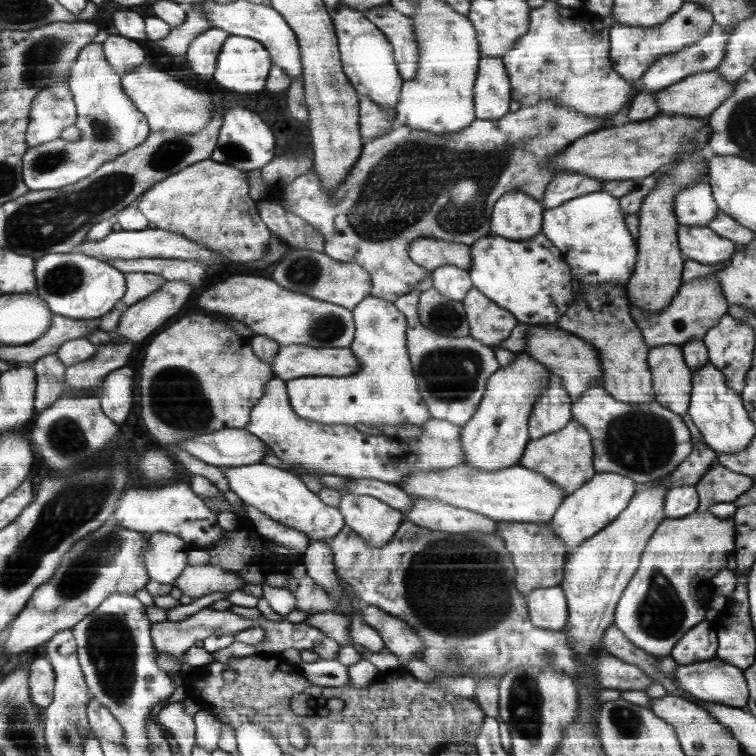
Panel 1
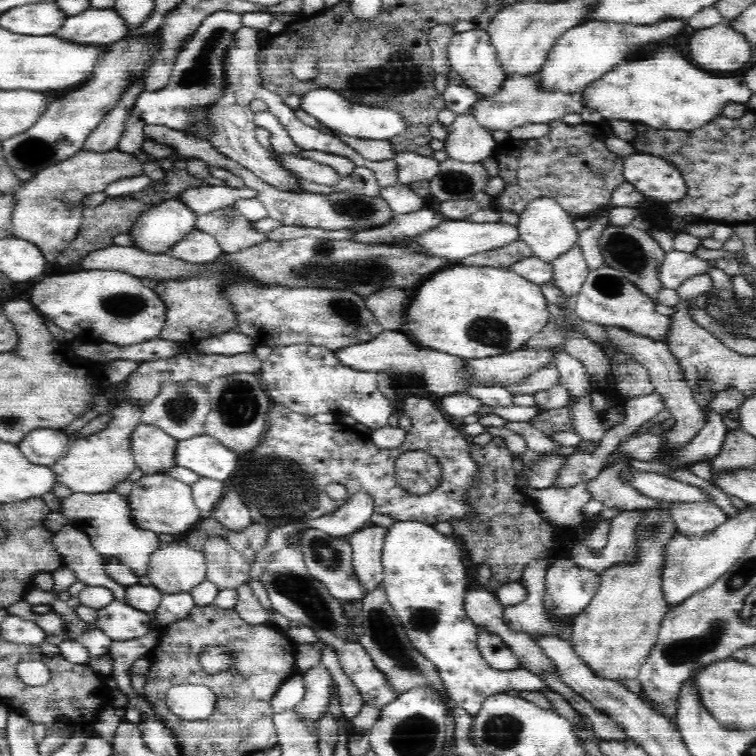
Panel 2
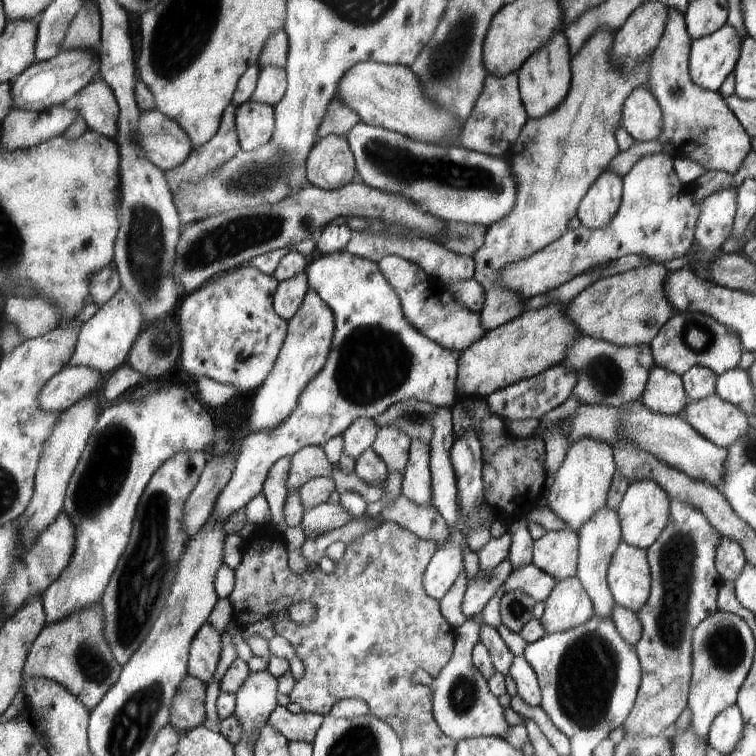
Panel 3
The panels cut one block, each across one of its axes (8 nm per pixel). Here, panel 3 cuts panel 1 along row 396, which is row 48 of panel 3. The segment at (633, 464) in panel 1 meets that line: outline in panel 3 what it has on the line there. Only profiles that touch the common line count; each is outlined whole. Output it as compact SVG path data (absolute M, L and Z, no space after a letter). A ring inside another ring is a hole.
M602 27L598 29L584 45L581 46L581 49L578 50L576 54L571 55L571 83L568 94L566 98L554 109L552 112L544 117L539 119L528 119L528 122L522 127L519 137L516 139L516 142L511 146L508 157L508 163L510 165L511 174L513 179L517 183L517 198L516 204L513 206L513 209L510 210L508 214L505 214L500 221L493 222L492 225L488 226L487 231L485 232L485 241L484 244L473 254L473 258L478 258L478 278L473 278L476 282L480 283L480 286L483 286L484 291L484 302L483 307L481 308L481 318L483 326L486 326L486 331L497 329L499 326L506 325L510 321L514 321L516 318L520 317L524 310L527 308L525 303L528 298L522 298L516 291L501 285L501 275L503 274L503 269L510 265L511 263L524 262L525 259L528 259L533 256L534 253L538 253L542 249L550 246L554 241L557 241L560 237L564 236L564 232L568 230L568 222L572 220L572 216L576 216L577 210L580 208L579 204L586 191L589 189L589 186L606 170L609 168L610 161L618 154L619 146L617 143L616 132L620 126L622 126L622 114L624 114L624 106L626 100L631 96L633 90L641 88L648 88L650 86L649 75L650 64L652 55L649 58L644 57L639 63L634 63L633 65L617 65L613 59L613 50L615 42L616 32Z

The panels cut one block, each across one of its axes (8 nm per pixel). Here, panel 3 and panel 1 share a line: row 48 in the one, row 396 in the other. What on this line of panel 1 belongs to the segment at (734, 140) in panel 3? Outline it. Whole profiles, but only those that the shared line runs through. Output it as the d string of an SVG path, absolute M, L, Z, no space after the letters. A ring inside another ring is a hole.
M677 345L649 349L649 369L653 374L656 402L684 416L692 400L692 370L686 365L684 350Z

